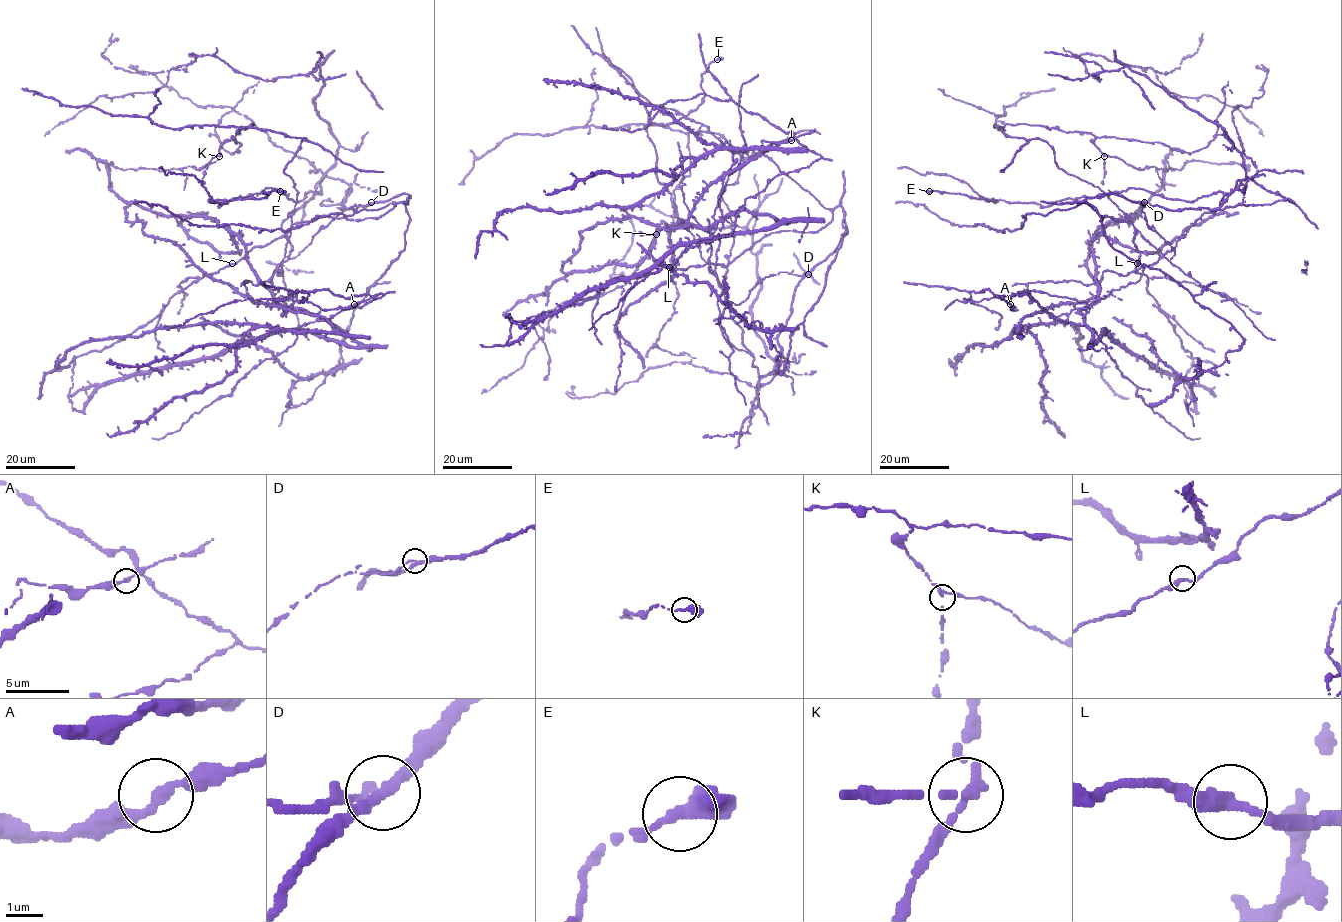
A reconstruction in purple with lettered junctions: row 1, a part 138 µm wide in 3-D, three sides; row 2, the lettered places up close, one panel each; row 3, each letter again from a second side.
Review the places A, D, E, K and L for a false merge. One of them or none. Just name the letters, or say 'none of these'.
D

